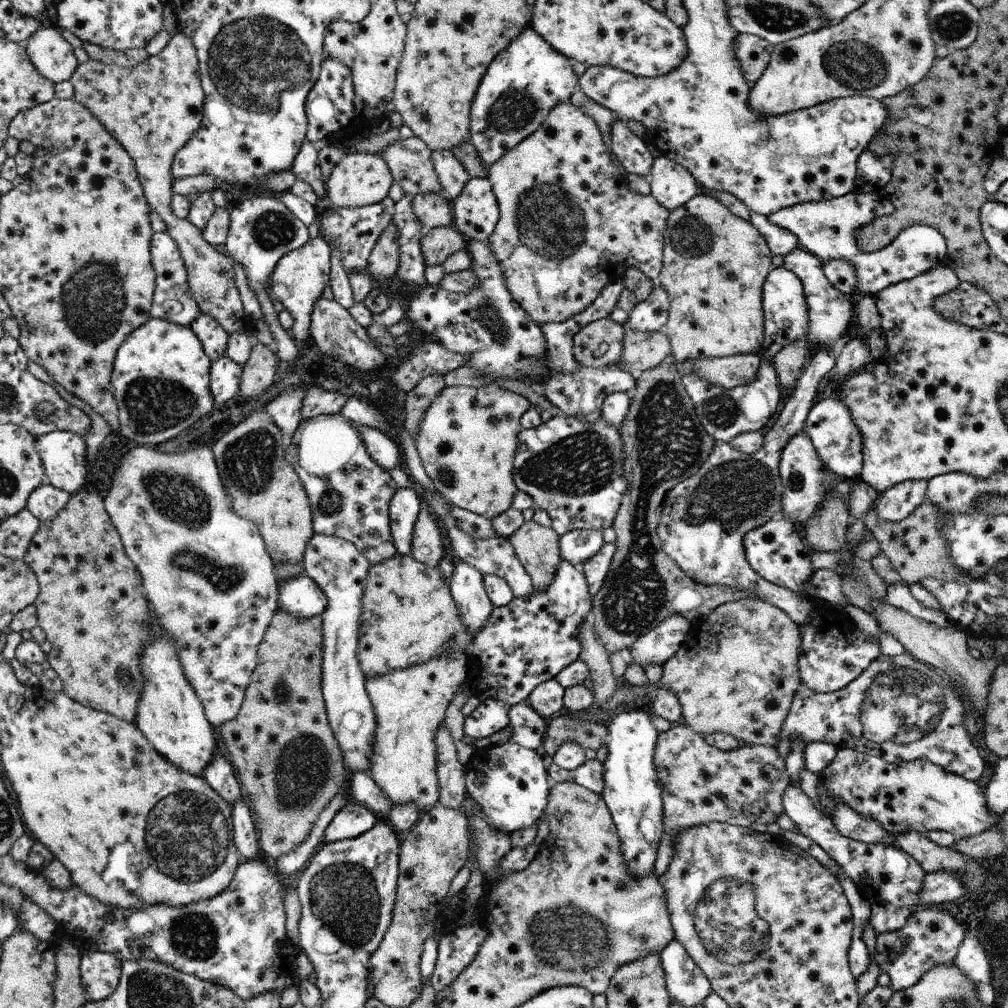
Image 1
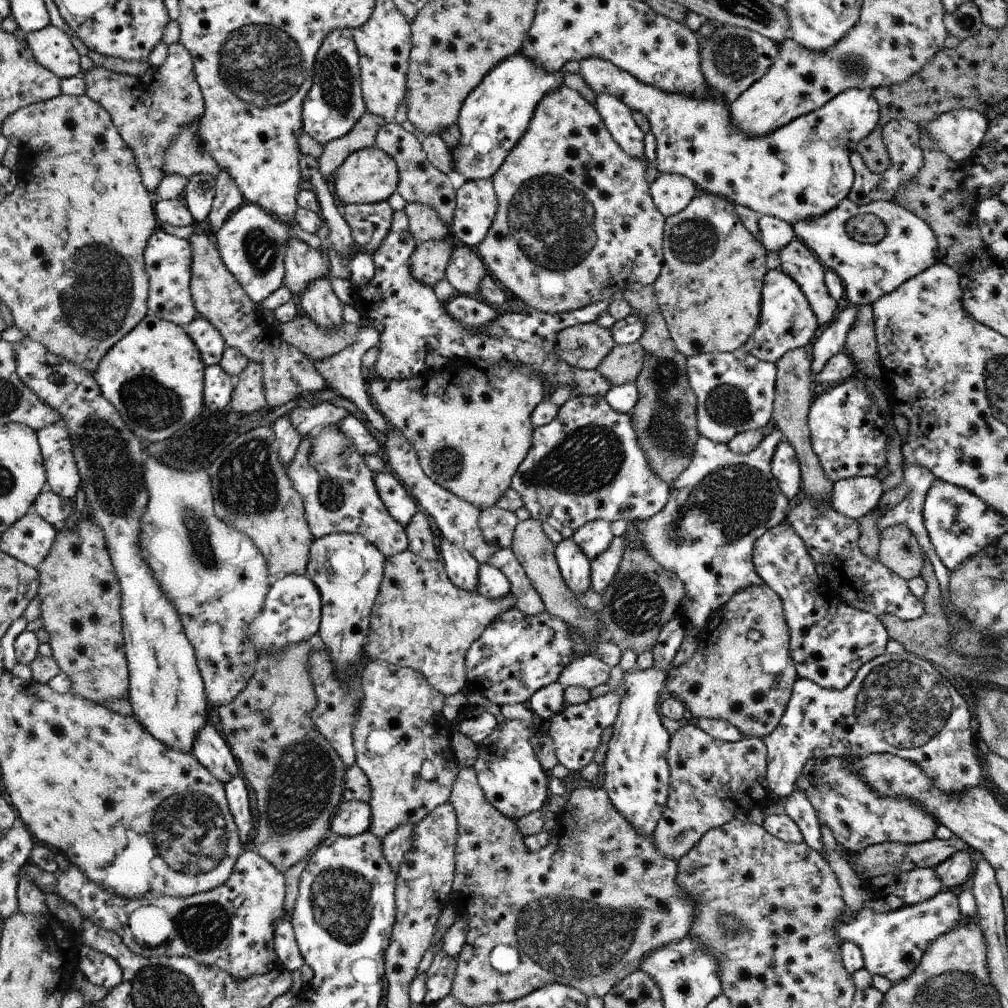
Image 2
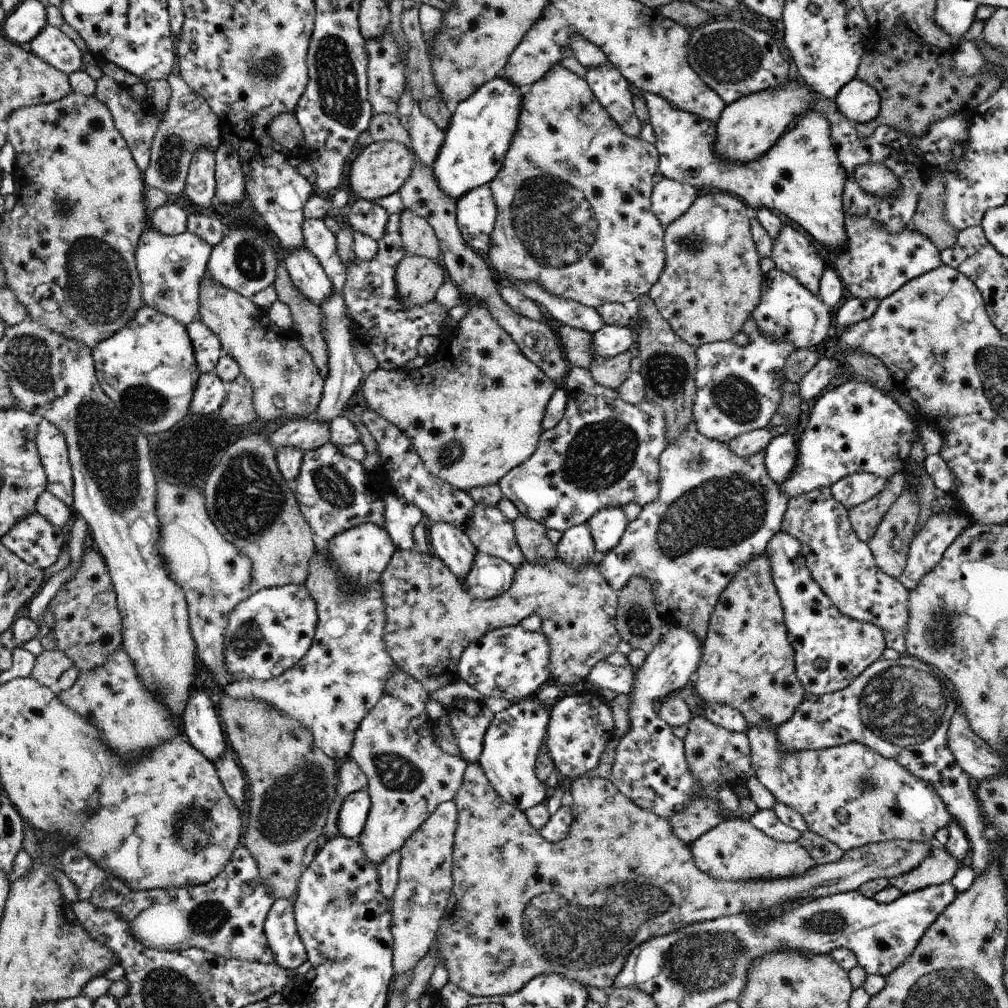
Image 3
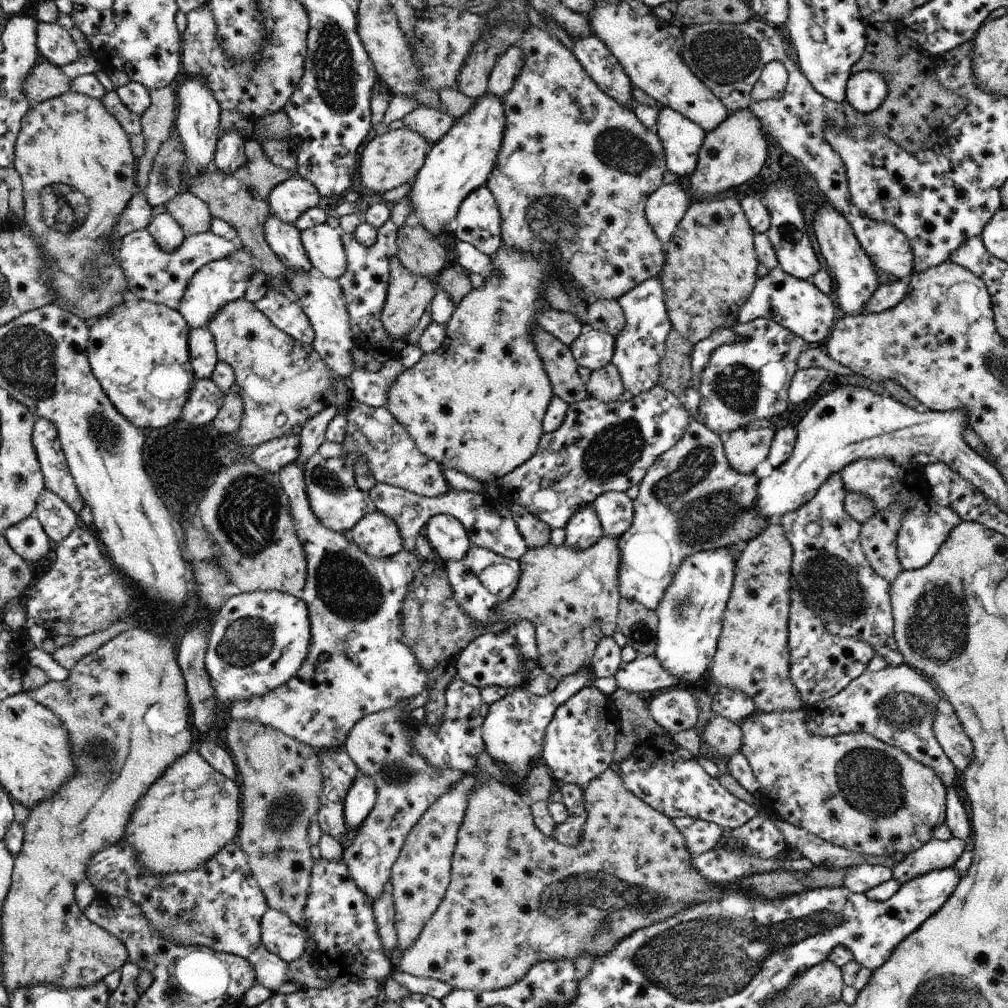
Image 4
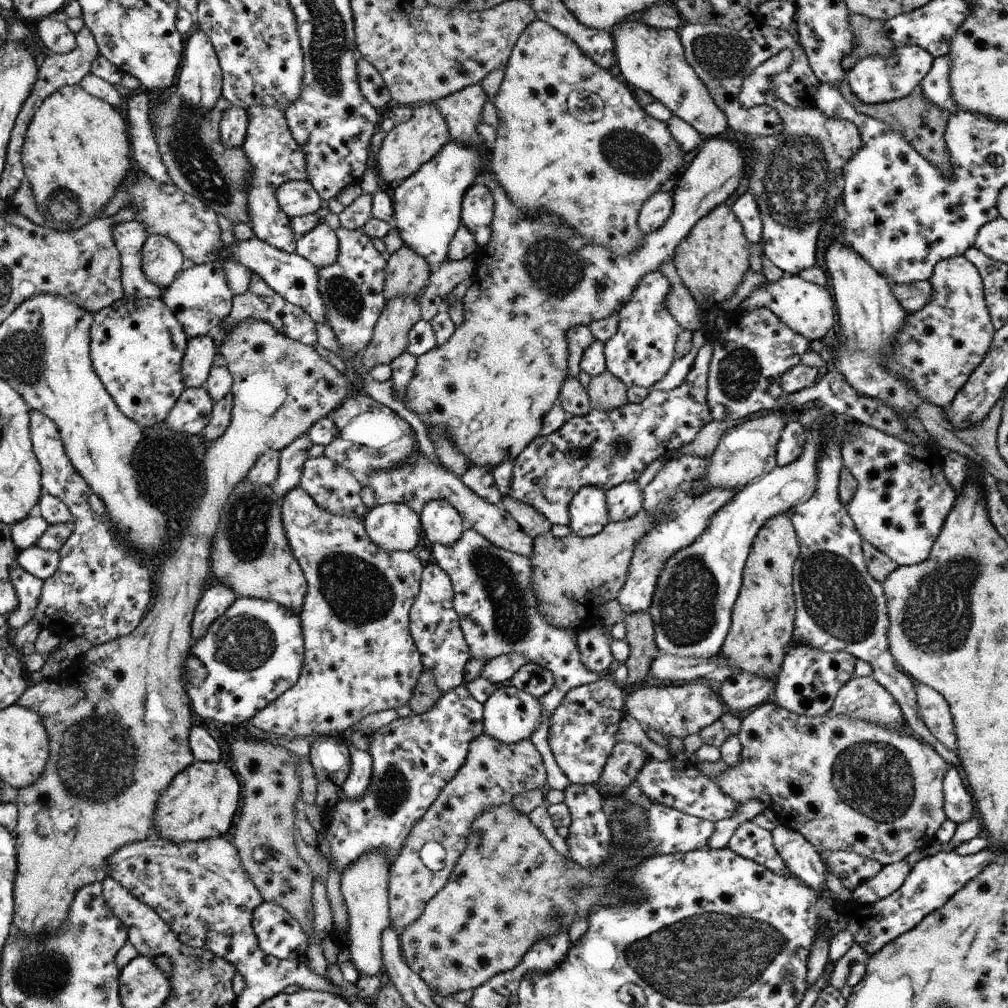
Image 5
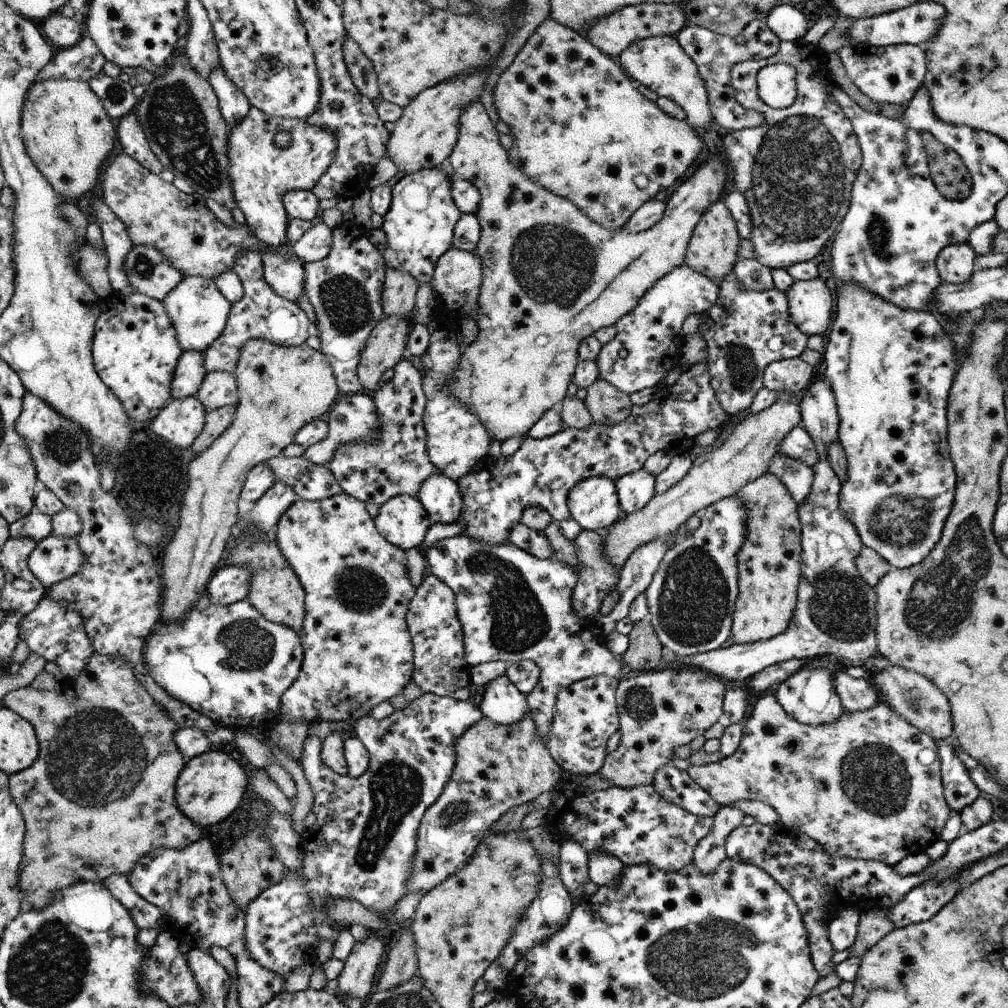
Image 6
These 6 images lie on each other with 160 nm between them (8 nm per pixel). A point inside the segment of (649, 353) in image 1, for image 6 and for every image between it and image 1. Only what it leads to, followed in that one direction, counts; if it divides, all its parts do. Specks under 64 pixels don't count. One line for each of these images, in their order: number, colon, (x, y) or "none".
2: (623, 364)
3: (611, 373)
4: (606, 383)
5: (606, 391)
6: (607, 404)

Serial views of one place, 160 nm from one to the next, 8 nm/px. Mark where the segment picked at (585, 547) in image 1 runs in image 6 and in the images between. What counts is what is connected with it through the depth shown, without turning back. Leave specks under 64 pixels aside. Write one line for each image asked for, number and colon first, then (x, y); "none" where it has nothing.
2: (594, 538)
3: (608, 526)
4: (616, 511)
5: (624, 501)
6: (635, 490)

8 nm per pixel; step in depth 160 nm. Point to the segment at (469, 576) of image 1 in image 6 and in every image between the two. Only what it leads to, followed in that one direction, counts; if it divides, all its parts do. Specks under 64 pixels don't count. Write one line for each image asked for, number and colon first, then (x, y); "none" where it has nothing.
2: (462, 567)
3: (450, 543)
4: (450, 539)
5: (442, 524)
6: (440, 496)

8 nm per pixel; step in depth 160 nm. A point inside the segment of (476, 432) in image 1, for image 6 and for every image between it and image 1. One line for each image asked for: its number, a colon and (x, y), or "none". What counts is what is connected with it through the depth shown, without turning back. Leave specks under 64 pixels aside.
2: (470, 424)
3: (474, 412)
4: (476, 405)
5: (488, 388)
6: (552, 276)

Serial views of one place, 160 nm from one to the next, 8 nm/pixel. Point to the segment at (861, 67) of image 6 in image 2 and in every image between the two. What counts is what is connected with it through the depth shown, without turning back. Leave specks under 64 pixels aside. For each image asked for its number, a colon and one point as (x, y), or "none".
2: (803, 169)
3: (859, 101)
4: (866, 90)
5: (875, 80)

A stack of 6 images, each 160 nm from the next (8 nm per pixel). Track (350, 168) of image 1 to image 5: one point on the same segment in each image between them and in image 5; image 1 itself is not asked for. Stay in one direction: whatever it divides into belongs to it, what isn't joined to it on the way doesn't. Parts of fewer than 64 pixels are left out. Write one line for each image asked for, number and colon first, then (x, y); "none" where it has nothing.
2: (369, 175)
3: (380, 169)
4: (390, 159)
5: (407, 147)

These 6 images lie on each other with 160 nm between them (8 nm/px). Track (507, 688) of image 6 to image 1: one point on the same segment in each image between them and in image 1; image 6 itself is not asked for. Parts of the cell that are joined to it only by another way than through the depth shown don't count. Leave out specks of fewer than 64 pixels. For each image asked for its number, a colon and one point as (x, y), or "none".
1: (509, 782)
2: (511, 776)
3: (517, 735)
4: (515, 728)
5: (512, 715)

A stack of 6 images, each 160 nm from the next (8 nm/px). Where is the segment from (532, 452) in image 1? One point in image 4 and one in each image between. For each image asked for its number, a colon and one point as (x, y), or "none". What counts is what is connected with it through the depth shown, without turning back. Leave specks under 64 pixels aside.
2: (587, 464)
3: (604, 452)
4: (600, 447)

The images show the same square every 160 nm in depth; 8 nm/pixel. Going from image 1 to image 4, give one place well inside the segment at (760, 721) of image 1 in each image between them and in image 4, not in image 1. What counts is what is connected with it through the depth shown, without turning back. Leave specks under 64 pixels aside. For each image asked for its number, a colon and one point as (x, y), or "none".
2: (749, 684)
3: (748, 663)
4: (753, 657)

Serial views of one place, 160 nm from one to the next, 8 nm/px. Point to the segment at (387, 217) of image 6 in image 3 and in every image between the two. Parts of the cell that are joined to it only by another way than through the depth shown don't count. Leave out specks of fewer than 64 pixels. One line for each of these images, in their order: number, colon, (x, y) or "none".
3: (478, 138)
4: (463, 160)
5: (428, 206)

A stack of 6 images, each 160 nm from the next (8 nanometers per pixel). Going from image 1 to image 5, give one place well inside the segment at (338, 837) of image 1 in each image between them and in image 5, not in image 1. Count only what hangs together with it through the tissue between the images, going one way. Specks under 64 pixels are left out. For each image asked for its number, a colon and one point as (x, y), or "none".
2: (352, 818)
3: (353, 815)
4: (360, 800)
5: (359, 780)

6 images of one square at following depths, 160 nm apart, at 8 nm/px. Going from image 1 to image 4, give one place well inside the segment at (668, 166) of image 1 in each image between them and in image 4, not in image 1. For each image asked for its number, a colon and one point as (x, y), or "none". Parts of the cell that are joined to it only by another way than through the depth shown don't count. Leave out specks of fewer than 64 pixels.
2: (673, 192)
3: (672, 199)
4: (665, 207)

